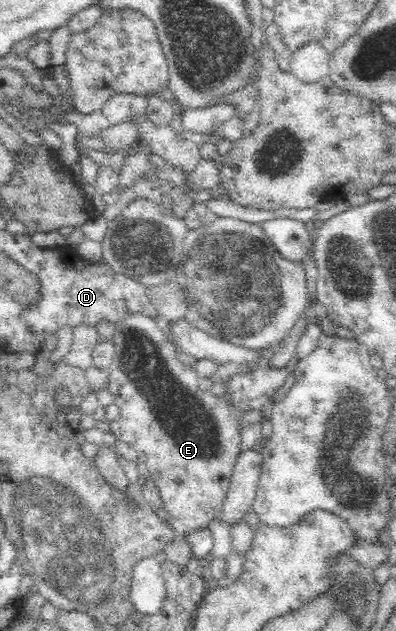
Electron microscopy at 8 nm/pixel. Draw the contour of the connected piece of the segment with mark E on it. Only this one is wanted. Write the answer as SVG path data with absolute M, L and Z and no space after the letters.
M126 308L113 322L115 330L115 356L109 368L110 382L107 390L120 407L120 414L109 423L111 439L122 440L135 450L139 461L149 470L156 484L160 502L166 511L166 520L173 525L176 536L168 543L162 555L166 559L186 566L191 556L187 545L180 539L183 531L207 527L216 518L216 512L227 492L234 462L238 454L238 418L244 412L234 411L222 398L213 398L209 391L197 388L198 376L194 368L183 366L174 355L158 325L159 320L149 311Z

